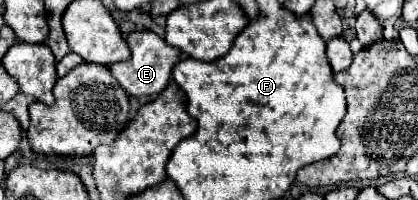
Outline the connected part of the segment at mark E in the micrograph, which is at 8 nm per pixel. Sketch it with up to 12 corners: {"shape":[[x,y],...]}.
{"shape":[[130,31],[130,59],[112,77],[130,97],[158,95],[180,51],[152,31]]}

